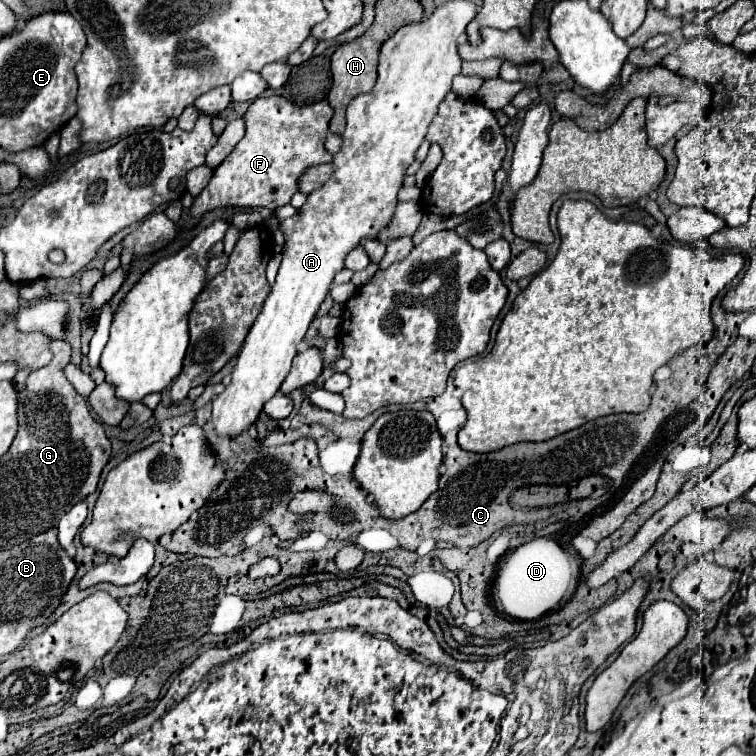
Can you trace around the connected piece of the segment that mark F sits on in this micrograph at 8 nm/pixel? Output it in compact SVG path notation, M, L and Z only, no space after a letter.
M261 96L245 114L245 136L237 148L215 168L207 188L195 198L189 218L179 220L177 230L193 228L201 222L205 212L217 208L269 208L275 210L291 202L291 196L299 192L299 178L313 166L331 162L333 156L325 150L325 138L329 132L329 120L333 108L327 100L297 106L283 96Z

